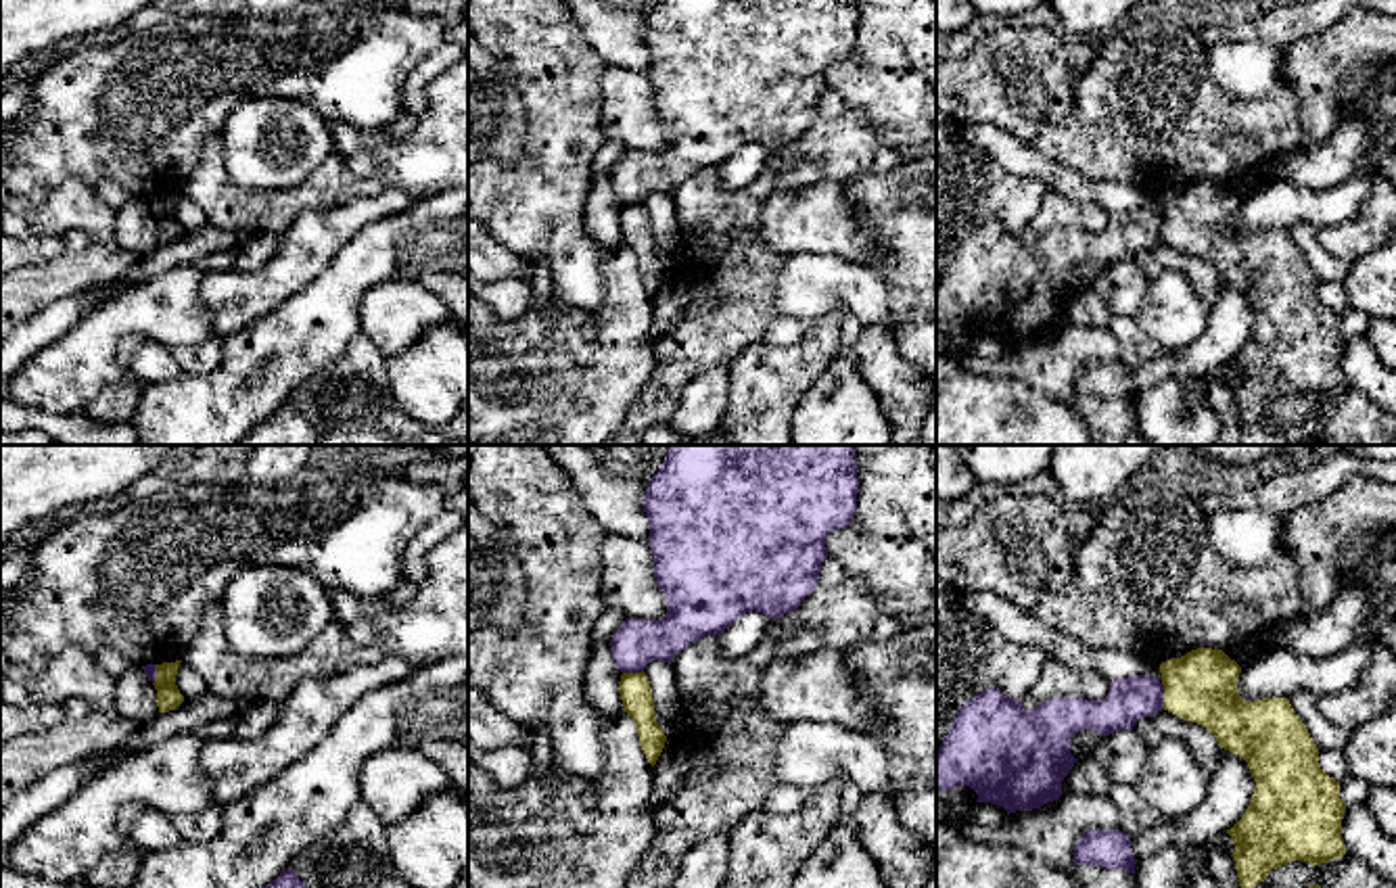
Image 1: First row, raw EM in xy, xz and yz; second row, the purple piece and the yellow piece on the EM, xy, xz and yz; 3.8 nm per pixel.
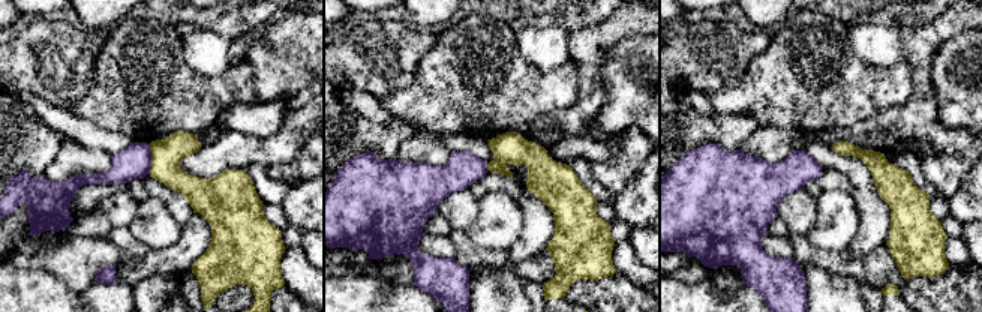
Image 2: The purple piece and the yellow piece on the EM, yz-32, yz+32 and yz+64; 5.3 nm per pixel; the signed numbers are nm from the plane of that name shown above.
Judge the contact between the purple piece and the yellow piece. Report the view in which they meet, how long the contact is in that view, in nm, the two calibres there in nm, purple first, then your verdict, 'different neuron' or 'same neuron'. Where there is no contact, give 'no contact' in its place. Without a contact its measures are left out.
meets purple in yz; contact 100 nm long; 170 nm thick on the purple side, 280 nm on the other; different neuron

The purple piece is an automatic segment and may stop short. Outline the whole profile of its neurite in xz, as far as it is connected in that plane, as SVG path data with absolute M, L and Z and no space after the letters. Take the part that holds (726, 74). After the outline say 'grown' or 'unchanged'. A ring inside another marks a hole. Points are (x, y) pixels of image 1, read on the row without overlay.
M660 0L642 29L650 54L656 117L667 130L662 153L627 150L610 171L621 205L642 205L652 192L669 194L694 173L721 167L746 144L780 150L796 142L819 117L828 90L825 69L853 54L857 44L857 0Z; unchanged

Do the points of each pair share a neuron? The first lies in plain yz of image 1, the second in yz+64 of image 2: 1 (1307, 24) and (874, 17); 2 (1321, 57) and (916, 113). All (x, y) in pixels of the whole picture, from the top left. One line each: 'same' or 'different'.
1: same
2: same

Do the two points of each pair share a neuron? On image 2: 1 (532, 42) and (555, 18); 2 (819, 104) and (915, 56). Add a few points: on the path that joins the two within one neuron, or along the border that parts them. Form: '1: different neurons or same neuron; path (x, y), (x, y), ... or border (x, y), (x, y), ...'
1: different neurons; border (529, 23), (561, 27), (567, 32)
2: different neurons; border (904, 59), (912, 69), (912, 95)

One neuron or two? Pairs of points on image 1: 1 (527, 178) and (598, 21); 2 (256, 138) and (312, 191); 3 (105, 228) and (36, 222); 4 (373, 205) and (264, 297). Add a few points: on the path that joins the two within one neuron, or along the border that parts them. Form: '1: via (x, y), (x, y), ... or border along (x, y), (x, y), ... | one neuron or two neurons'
1: border along (575, 21), (586, 42), (607, 63) | two neurons
2: border along (333, 149), (297, 184), (253, 191) | two neurons
3: via (88, 220), (53, 220) | one neuron
4: via (345, 222), (329, 228), (289, 270) | one neuron

